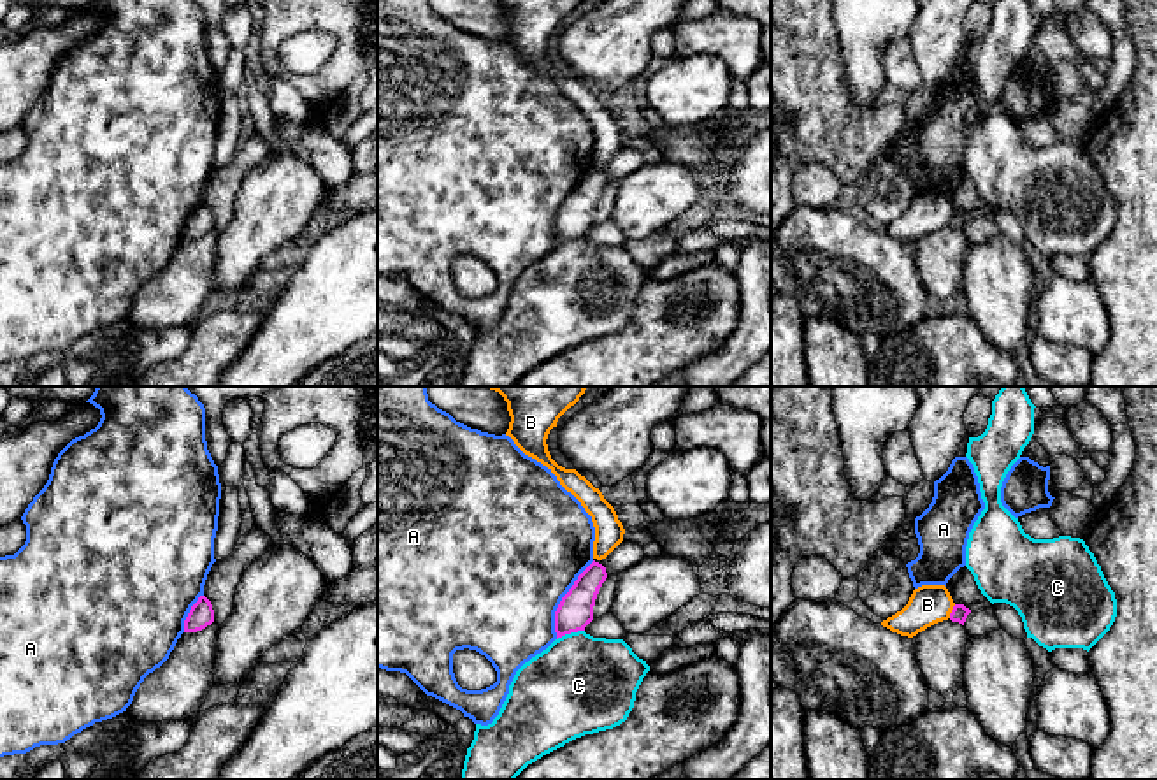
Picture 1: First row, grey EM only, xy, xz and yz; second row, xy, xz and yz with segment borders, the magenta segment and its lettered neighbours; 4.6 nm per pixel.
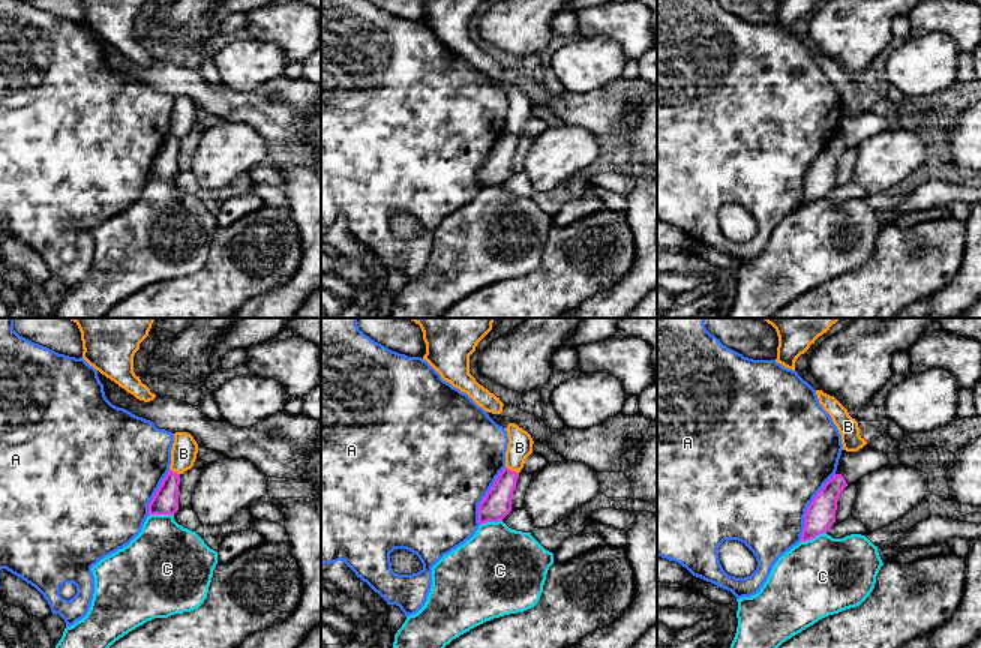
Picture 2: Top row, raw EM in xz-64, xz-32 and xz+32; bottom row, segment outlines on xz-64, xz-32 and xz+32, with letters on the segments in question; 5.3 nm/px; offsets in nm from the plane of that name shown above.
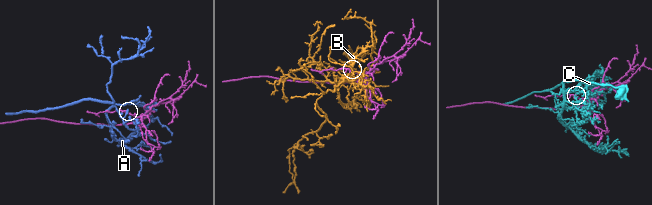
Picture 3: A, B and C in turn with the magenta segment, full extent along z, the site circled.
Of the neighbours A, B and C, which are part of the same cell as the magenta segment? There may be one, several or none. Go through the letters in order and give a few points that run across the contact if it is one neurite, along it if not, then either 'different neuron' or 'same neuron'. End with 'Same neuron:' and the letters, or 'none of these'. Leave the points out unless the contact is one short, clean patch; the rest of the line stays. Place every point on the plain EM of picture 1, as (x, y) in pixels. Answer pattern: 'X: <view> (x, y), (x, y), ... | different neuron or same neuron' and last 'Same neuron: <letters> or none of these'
A: different neuron
B: different neuron
C: different neuron
Same neuron: none of these

